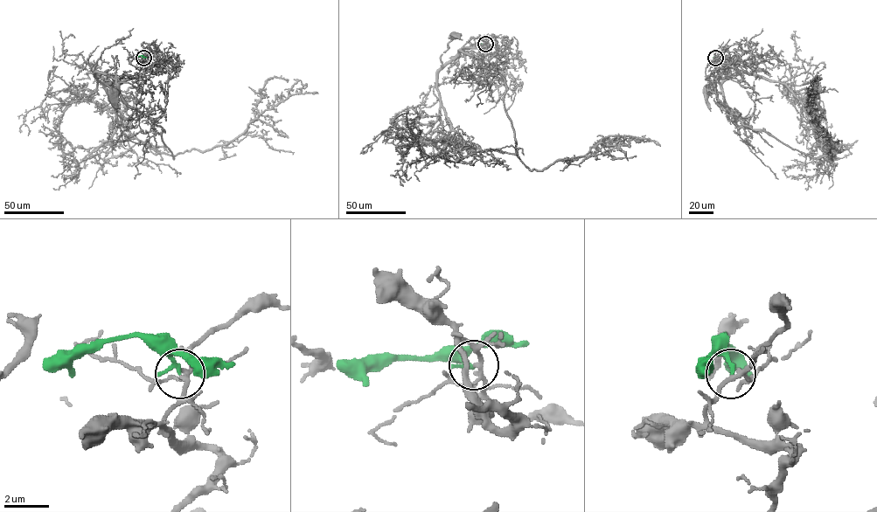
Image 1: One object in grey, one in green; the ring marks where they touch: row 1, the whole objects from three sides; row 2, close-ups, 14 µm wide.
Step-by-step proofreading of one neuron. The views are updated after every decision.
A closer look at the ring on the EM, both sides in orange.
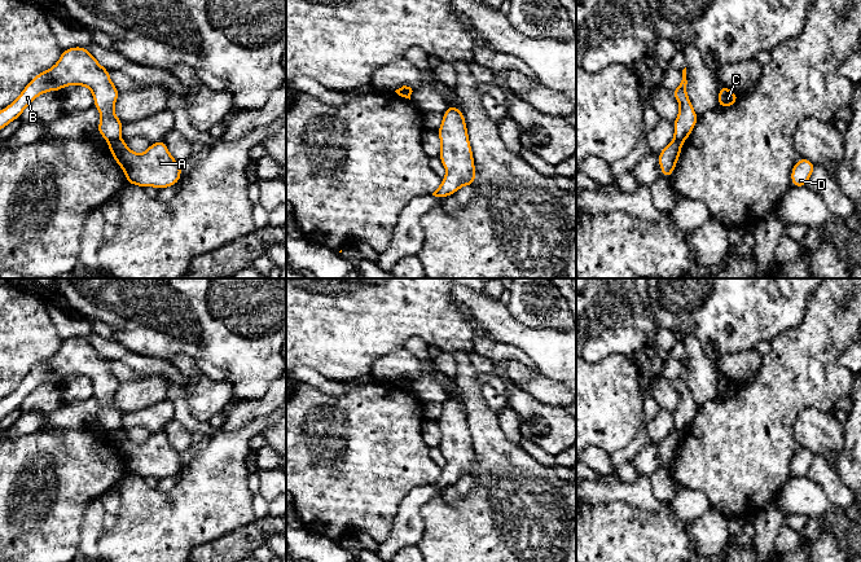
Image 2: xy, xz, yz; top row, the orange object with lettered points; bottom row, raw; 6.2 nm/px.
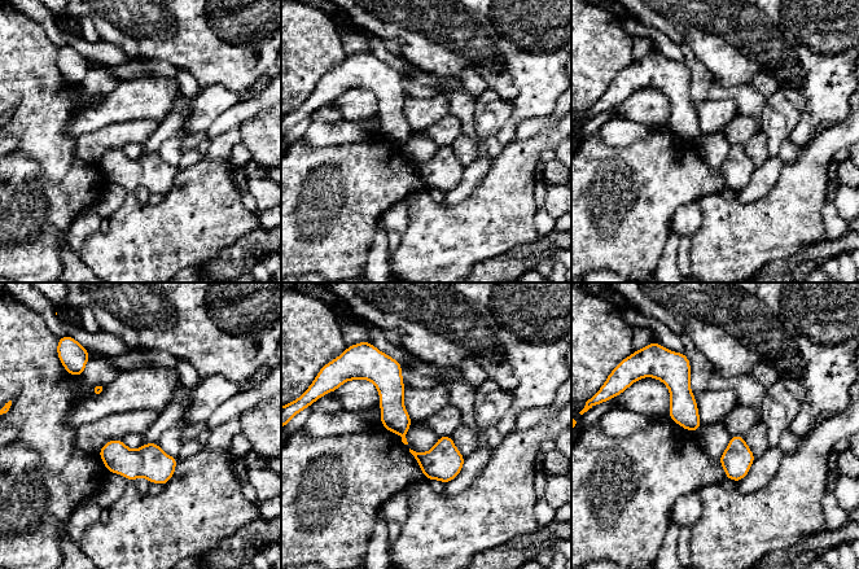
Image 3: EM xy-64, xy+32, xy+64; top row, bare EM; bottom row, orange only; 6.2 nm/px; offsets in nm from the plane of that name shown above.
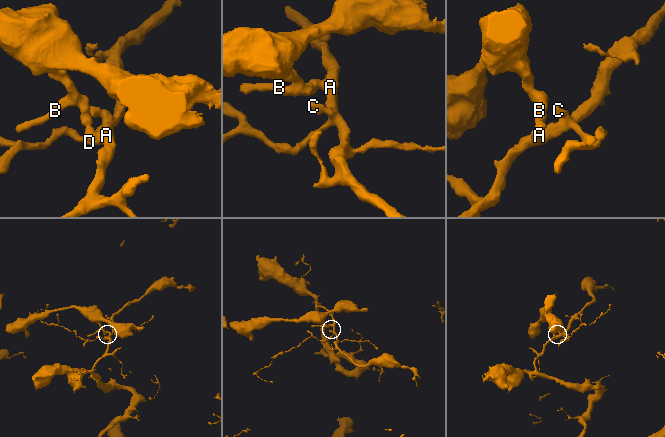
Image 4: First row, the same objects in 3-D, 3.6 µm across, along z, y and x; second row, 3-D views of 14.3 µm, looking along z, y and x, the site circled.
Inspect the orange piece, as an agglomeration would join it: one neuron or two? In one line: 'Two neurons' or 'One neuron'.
Two neurons

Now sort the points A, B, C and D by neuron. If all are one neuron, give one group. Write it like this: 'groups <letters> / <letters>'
groups A C D / B

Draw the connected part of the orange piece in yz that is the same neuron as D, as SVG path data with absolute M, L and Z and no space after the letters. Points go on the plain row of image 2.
M800 448L791 460L792 477L803 478L807 475L816 455L807 448Z

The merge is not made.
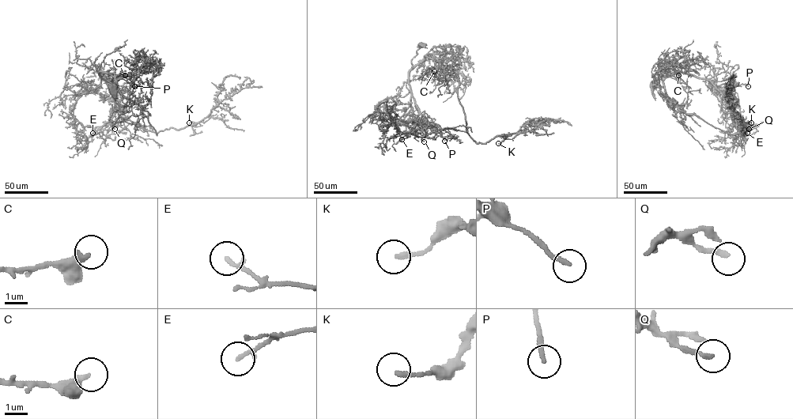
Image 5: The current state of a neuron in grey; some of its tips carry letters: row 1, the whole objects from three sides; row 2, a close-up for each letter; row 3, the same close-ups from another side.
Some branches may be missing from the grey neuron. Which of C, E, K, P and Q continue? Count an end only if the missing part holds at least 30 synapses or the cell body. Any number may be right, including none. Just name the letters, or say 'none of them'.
none of them

